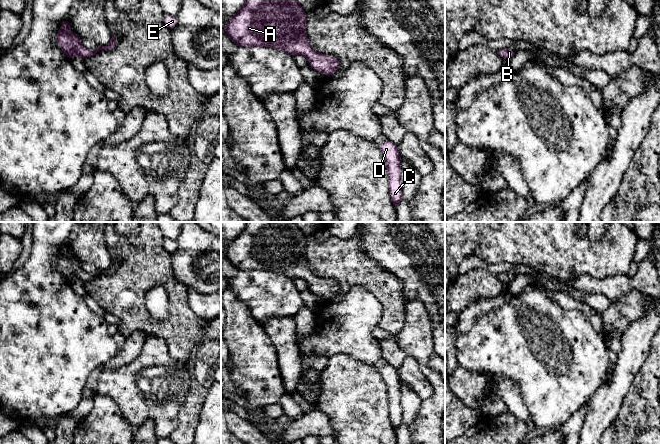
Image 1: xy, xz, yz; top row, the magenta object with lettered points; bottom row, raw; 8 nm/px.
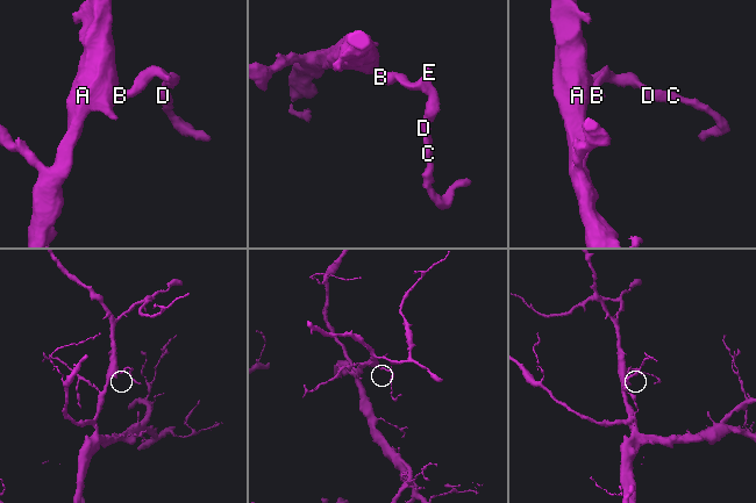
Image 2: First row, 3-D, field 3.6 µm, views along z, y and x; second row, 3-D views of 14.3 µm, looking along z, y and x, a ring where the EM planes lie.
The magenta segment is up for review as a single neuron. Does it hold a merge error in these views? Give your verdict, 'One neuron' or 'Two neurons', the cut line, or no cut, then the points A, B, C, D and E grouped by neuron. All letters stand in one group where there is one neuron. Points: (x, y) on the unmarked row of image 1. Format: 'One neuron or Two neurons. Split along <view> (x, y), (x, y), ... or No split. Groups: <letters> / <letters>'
One neuron. No split. Groups: A B C D E

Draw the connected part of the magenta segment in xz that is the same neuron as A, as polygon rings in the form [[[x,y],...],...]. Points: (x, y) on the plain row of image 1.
[[[247,222],[242,232],[224,250],[225,258],[240,271],[272,271],[292,280],[301,278],[308,282],[309,289],[326,301],[332,300],[339,292],[336,281],[315,276],[309,269],[306,259],[306,236],[293,222]]]

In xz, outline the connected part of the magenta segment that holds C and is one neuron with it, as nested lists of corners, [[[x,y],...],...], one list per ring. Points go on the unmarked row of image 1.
[[[387,364],[378,369],[380,375],[387,384],[388,407],[390,411],[390,420],[392,427],[397,432],[402,420],[402,407],[401,407],[401,389],[400,380],[398,377],[397,369],[392,365]]]

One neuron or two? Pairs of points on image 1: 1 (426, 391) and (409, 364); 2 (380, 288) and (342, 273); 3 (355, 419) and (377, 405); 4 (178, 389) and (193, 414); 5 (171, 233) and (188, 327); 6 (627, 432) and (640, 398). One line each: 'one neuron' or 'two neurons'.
1: one neuron
2: one neuron
3: one neuron
4: two neurons
5: two neurons
6: one neuron

